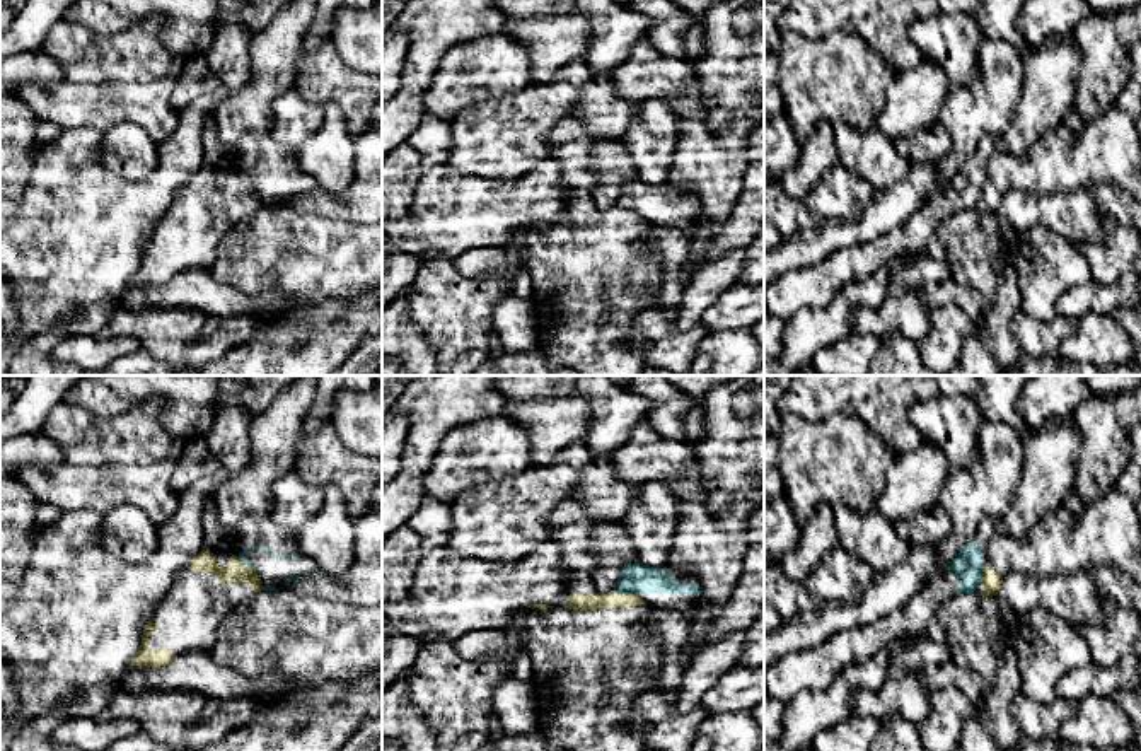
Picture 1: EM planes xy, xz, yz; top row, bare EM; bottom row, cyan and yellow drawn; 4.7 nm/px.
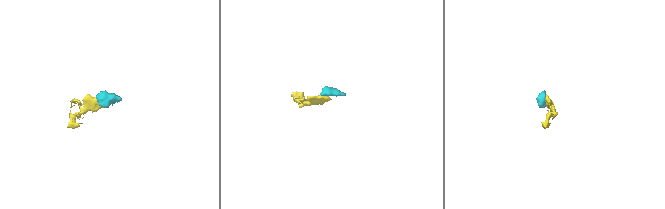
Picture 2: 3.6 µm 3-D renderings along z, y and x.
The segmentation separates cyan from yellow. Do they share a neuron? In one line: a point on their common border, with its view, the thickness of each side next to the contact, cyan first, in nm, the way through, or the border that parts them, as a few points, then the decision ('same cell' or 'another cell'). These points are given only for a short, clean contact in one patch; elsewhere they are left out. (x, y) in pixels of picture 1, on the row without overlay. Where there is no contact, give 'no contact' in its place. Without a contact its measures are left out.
contact xz (626, 209); calibres 140 and 80 nm; border xz (614, 207), (638, 214); another cell

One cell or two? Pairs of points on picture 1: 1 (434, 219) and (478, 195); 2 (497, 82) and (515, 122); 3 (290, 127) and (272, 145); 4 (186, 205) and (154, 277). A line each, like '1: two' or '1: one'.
1: one
2: two
3: two
4: one

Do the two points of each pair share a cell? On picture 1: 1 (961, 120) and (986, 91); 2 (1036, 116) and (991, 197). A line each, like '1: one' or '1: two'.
1: one
2: two

